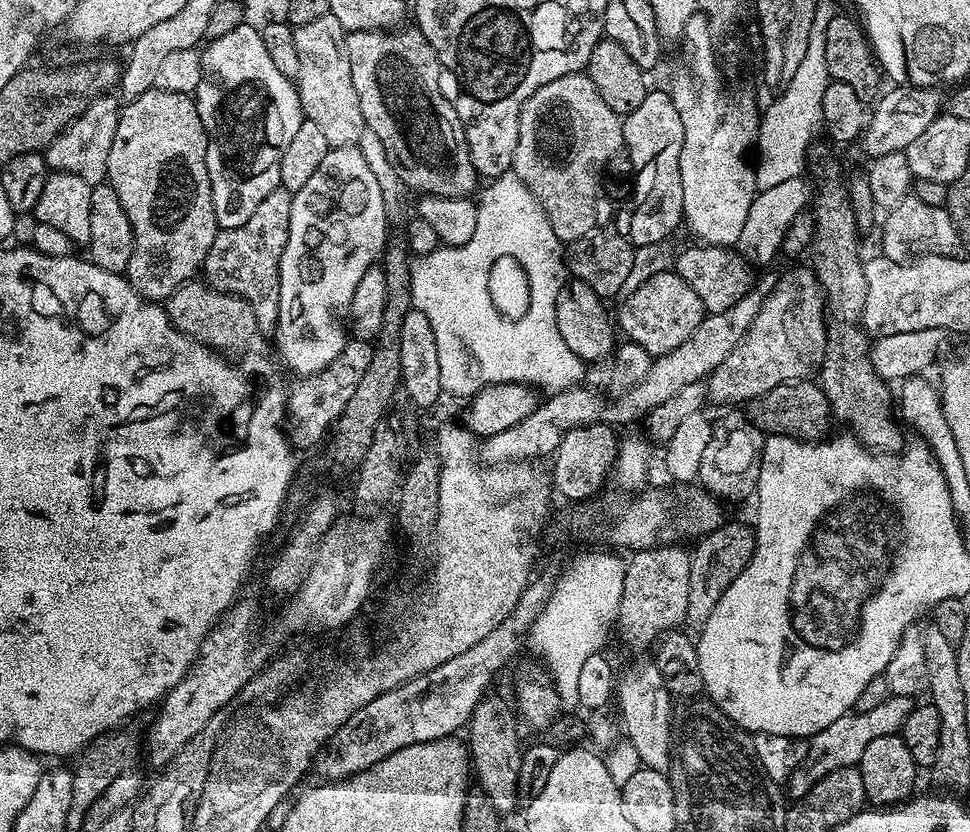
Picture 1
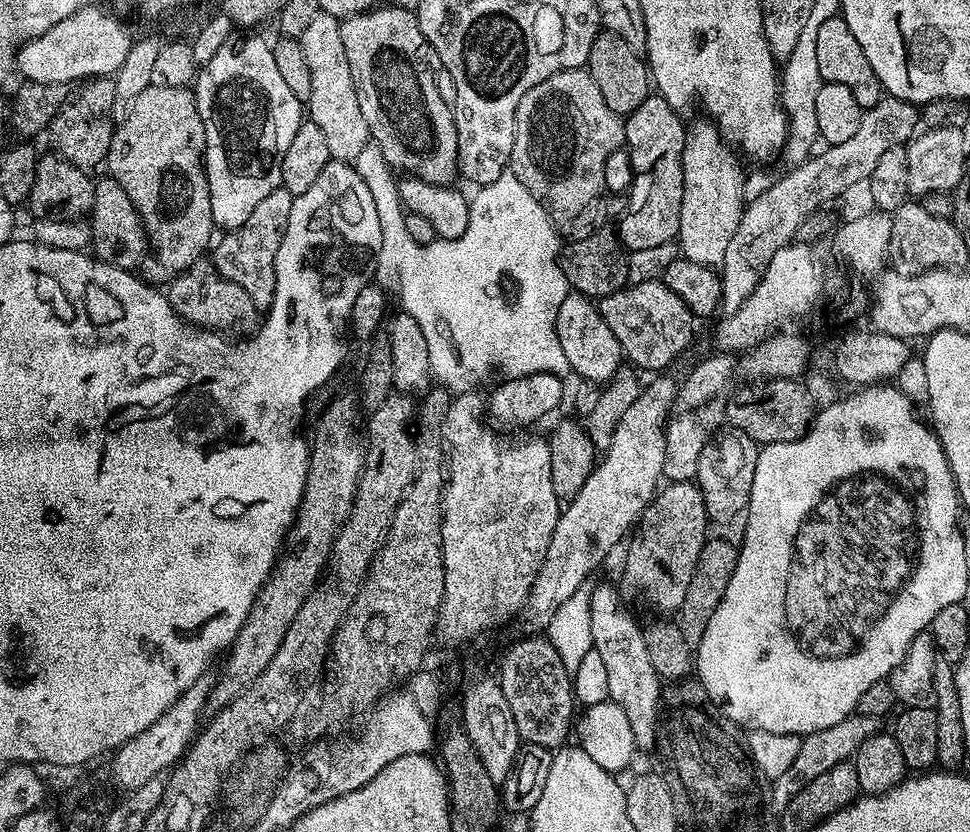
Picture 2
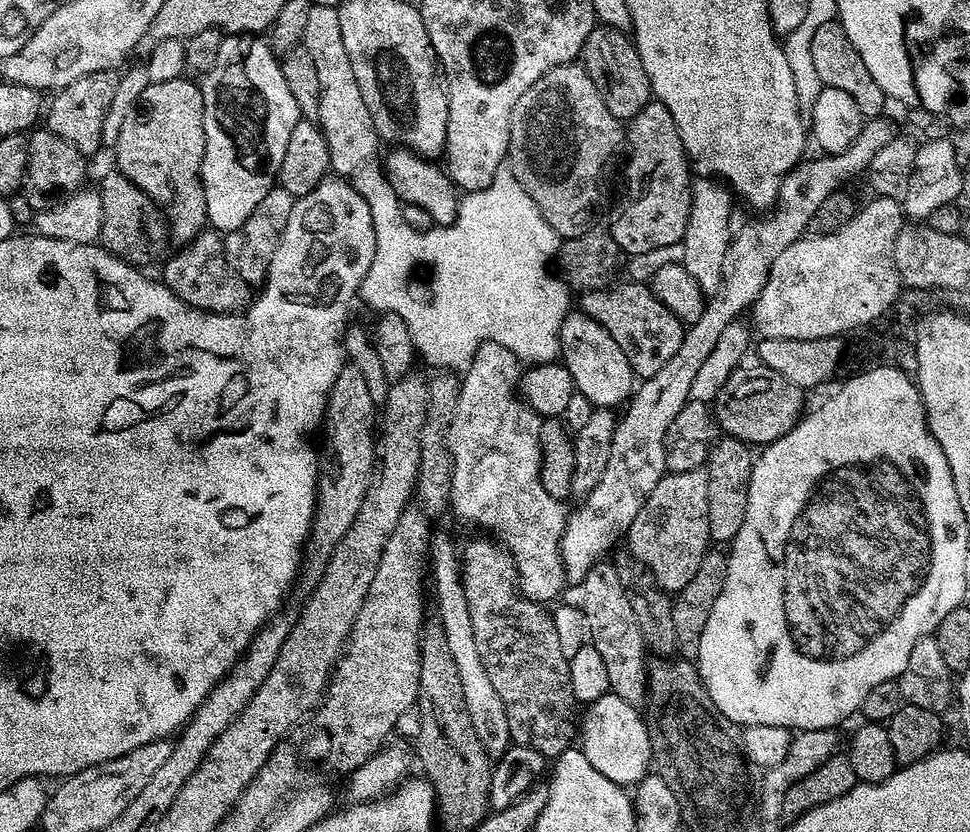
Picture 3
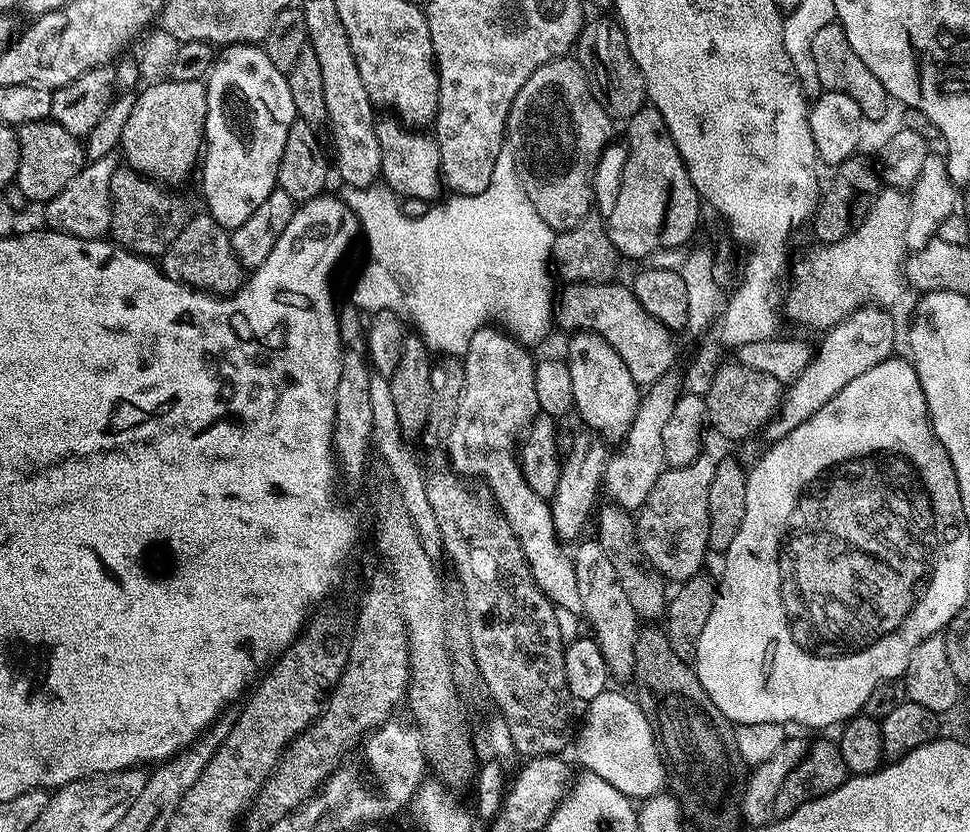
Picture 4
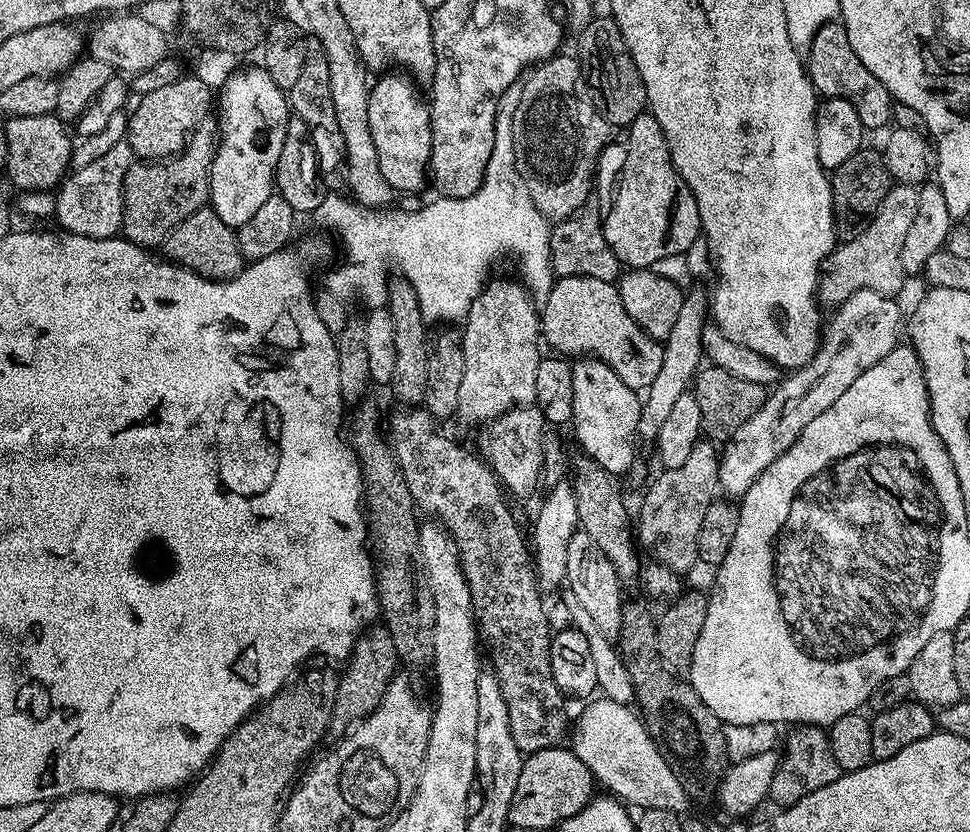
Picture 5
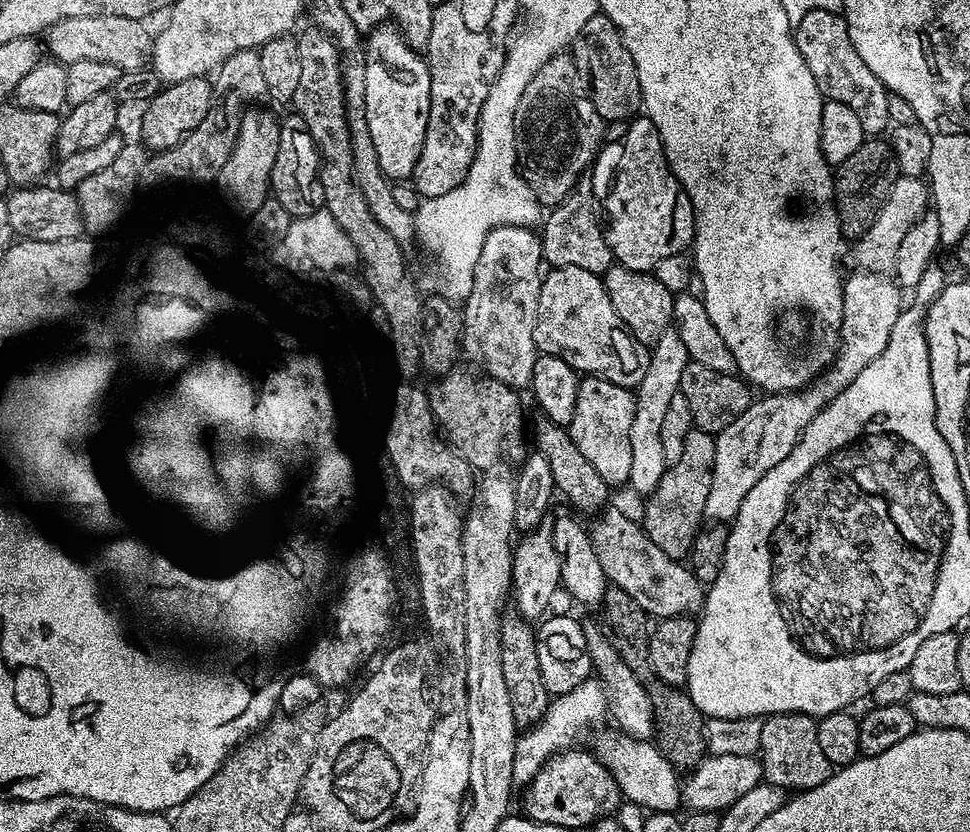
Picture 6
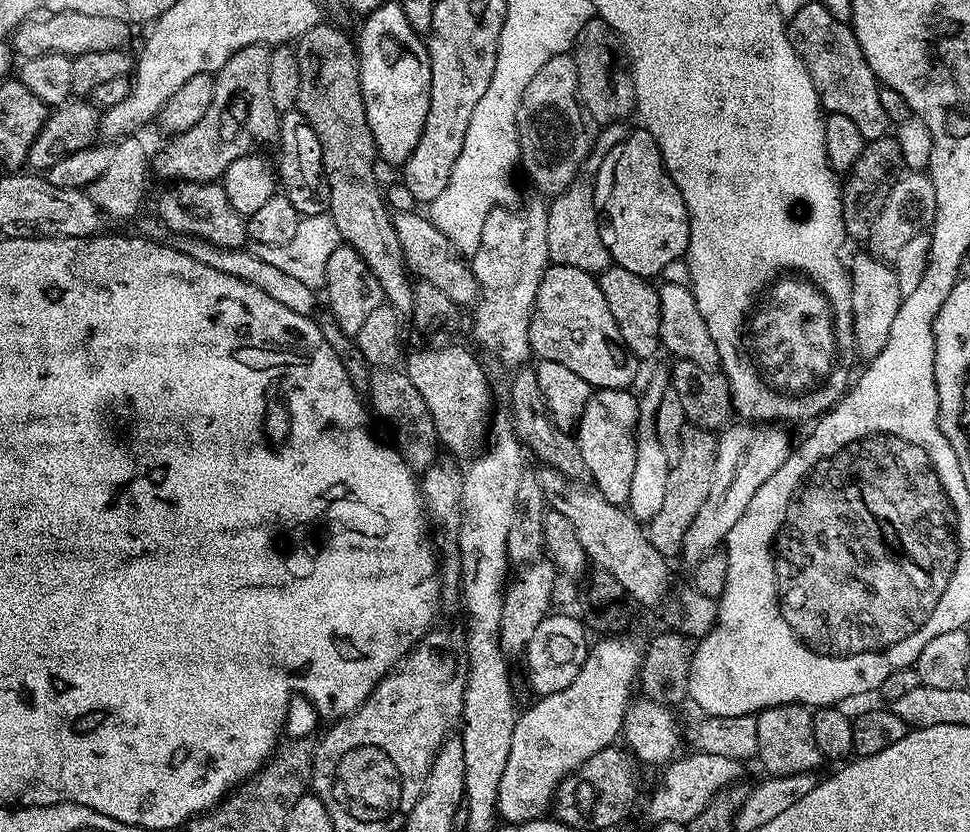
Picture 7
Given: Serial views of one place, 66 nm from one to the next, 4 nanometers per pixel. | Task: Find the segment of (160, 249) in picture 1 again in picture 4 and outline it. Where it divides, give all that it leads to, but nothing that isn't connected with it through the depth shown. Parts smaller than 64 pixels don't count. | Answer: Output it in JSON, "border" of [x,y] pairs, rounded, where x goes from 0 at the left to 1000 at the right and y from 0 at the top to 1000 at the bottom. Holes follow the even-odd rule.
{"border":[[[166,94],[152,102],[148,112],[140,115],[138,127],[134,132],[134,142],[130,142],[130,156],[126,156],[124,178],[130,191],[131,201],[145,207],[154,216],[162,218],[170,224],[186,224],[198,207],[198,196],[205,194],[210,177],[210,153],[212,151],[212,113],[210,96],[200,99],[179,99]]]}

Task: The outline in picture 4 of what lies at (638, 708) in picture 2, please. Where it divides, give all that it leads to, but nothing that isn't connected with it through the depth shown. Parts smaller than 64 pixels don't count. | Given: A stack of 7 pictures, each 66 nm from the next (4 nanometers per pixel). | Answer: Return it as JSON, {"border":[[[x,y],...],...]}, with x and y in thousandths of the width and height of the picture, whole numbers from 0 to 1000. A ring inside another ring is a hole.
{"border":[[[613,647],[599,648],[593,655],[592,695],[596,695],[596,715],[600,719],[600,740],[610,754],[609,763],[619,778],[628,809],[632,814],[651,814],[656,806],[654,800],[654,772],[658,758],[658,742],[654,728],[649,728],[641,704],[637,701],[637,689],[629,677],[629,671],[621,661],[621,656]]]}

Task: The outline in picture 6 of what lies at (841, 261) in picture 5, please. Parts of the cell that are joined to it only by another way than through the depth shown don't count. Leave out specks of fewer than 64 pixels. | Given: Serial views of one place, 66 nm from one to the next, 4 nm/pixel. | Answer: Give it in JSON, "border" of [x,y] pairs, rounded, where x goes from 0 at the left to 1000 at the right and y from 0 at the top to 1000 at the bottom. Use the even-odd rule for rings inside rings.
{"border":[[[925,210],[918,233],[905,252],[905,262],[893,281],[881,290],[878,308],[882,311],[881,321],[893,327],[915,329],[924,321],[926,296],[930,296],[930,286],[938,281],[938,276],[959,252],[959,226],[949,213]]]}

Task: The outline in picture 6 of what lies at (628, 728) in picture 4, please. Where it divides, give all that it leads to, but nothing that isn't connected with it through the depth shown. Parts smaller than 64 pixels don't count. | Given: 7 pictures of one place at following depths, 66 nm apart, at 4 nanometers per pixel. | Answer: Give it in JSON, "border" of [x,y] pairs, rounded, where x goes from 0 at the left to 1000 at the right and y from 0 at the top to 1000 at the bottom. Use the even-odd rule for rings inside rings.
{"border":[[[632,879],[616,886],[610,901],[637,940],[640,956],[646,963],[648,960],[671,977],[697,976],[704,965],[704,948],[701,935],[697,933],[696,919],[687,912],[675,893],[661,891],[642,880]]]}

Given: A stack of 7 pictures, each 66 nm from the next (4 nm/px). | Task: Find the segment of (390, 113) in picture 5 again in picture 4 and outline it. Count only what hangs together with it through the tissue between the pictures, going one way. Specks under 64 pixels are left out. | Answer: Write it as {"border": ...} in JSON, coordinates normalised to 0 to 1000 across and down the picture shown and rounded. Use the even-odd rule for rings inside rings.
{"border":[[[389,143],[388,160],[392,177],[392,210],[395,220],[409,237],[433,238],[442,243],[455,239],[454,181],[448,167],[440,157],[430,156],[411,143]],[[454,236],[454,237],[453,237]],[[451,239],[451,240],[449,240]]]}

